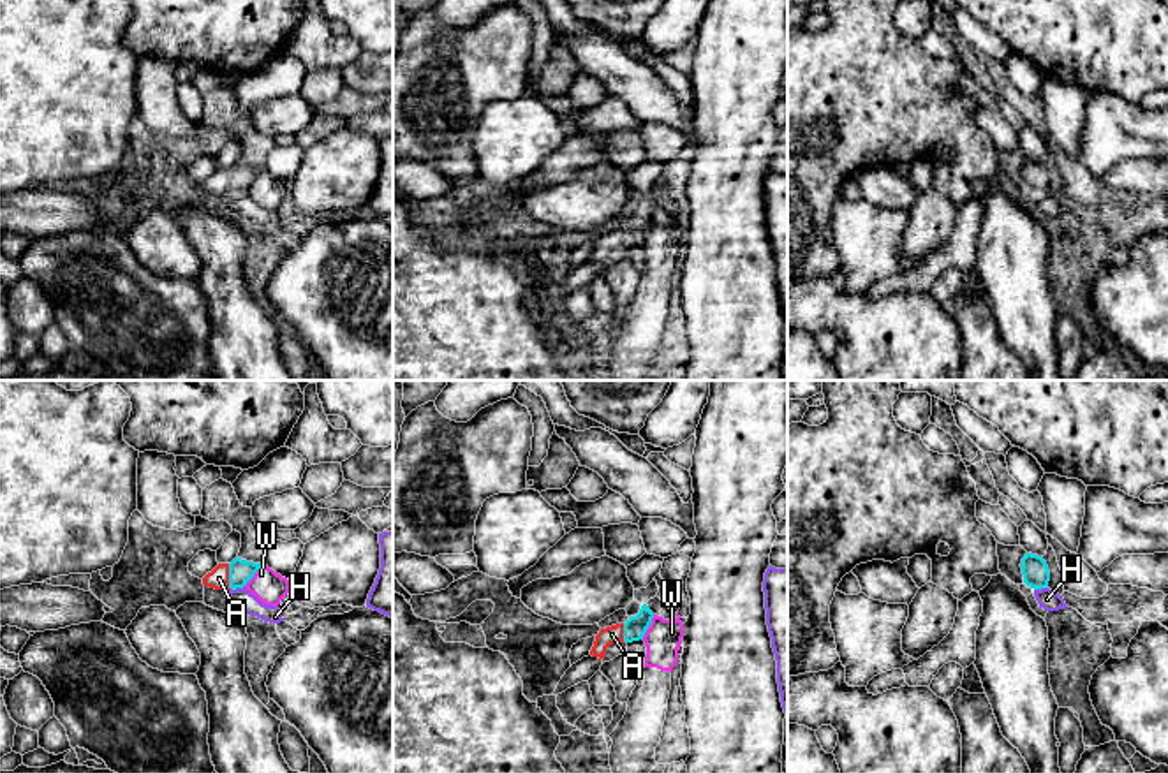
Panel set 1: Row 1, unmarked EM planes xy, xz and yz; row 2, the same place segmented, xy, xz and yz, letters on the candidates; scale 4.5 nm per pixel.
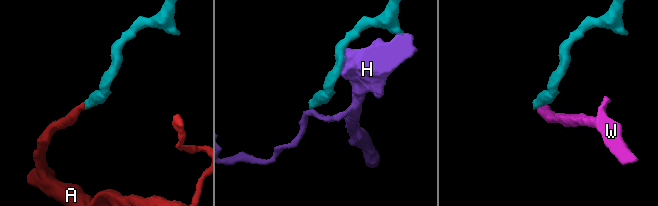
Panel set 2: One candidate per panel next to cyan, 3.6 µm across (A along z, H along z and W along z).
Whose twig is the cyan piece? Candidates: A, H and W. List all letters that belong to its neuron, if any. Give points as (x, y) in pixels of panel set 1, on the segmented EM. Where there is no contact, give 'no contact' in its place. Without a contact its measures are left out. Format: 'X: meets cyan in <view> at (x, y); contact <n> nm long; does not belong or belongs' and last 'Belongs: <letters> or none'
A: meets cyan in xy at (229, 576); contact 120 nm long; belongs
H: meets cyan in xy at (236, 587); contact 70 nm long; does not belong
W: meets cyan in xz at (649, 625); contact 130 nm long; does not belong
Belongs: A

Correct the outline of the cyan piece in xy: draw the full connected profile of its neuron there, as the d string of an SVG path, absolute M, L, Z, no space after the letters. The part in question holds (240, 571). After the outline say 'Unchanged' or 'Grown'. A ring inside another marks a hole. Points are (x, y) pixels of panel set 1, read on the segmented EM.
M234 558L231 563L218 563L211 572L203 578L203 585L215 590L243 588L262 563Z. Grown

